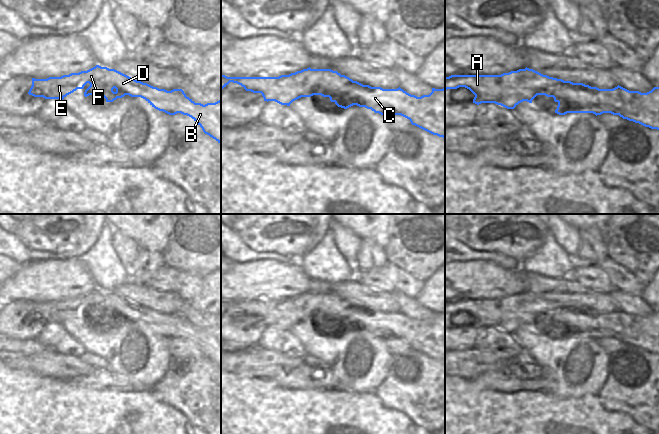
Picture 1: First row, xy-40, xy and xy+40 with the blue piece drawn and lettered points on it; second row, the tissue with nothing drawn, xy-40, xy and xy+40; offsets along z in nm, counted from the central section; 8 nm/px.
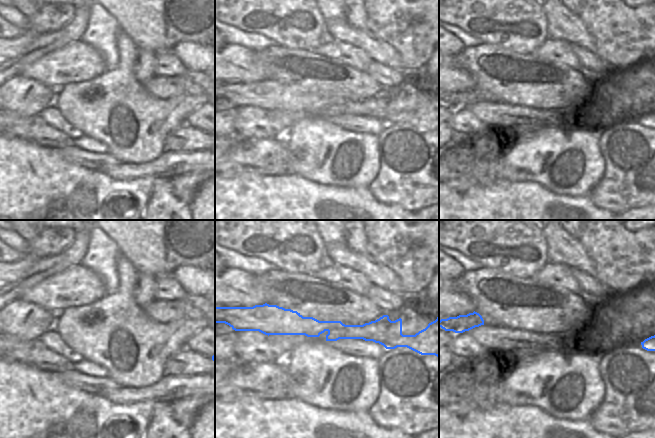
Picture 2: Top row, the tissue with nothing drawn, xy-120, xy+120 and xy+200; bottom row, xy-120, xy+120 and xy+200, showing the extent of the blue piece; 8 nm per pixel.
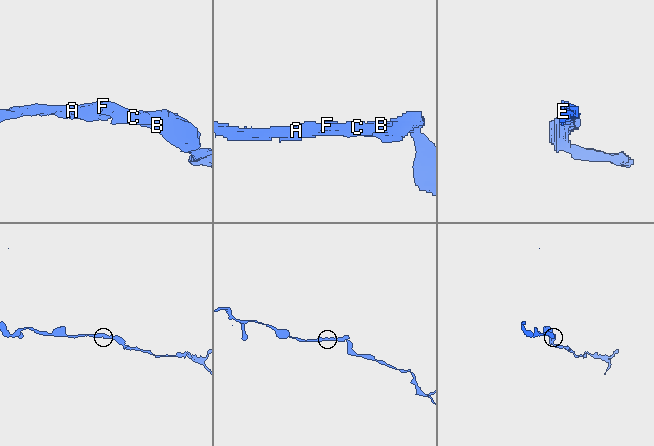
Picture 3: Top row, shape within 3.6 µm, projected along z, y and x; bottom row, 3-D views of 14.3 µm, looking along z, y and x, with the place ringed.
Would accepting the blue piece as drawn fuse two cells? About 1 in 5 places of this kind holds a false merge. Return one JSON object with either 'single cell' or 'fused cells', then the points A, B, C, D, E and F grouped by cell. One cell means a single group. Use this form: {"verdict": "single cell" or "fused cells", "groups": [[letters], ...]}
{"verdict": "single cell", "groups": [["A", "B", "C", "D", "E", "F"]]}

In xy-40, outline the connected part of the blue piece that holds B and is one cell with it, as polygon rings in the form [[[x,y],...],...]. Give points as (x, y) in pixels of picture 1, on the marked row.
[[[96,65],[87,71],[71,73],[61,77],[49,77],[47,79],[32,78],[32,86],[28,94],[34,97],[59,99],[62,101],[67,95],[73,93],[77,89],[83,89],[87,83],[89,83],[90,86],[84,92],[85,97],[89,95],[97,95],[98,97],[104,97],[106,102],[113,102],[117,98],[122,98],[125,95],[141,97],[159,111],[163,111],[169,115],[181,113],[191,117],[202,128],[205,134],[221,144],[221,99],[215,103],[207,103],[205,105],[195,103],[192,99],[186,96],[182,89],[173,89],[171,91],[159,89],[147,83],[137,81],[115,69]]]

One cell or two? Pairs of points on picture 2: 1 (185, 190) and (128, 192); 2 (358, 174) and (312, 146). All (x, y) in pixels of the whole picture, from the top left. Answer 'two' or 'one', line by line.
1: two
2: one

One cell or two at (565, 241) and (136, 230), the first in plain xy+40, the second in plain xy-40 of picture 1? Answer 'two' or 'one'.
two

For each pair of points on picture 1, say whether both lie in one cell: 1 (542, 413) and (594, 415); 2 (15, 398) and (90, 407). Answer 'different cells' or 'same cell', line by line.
1: same cell
2: same cell

